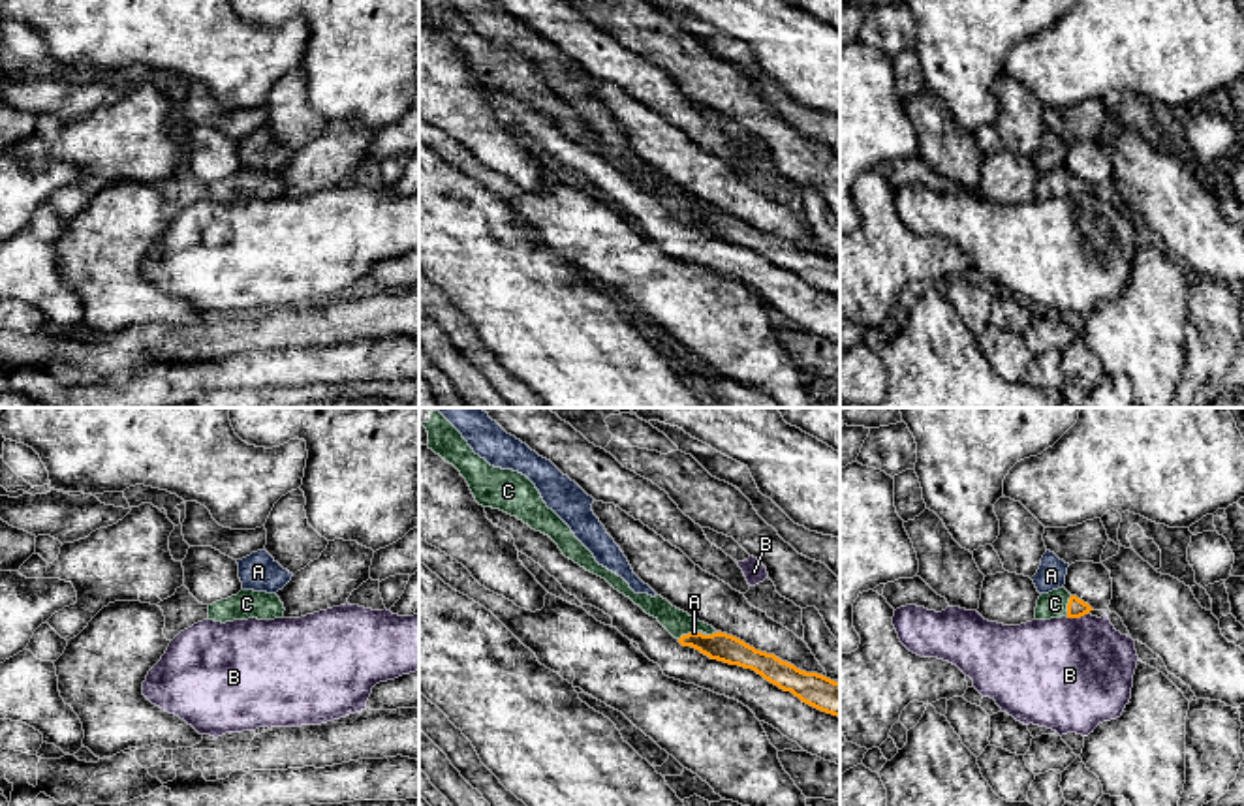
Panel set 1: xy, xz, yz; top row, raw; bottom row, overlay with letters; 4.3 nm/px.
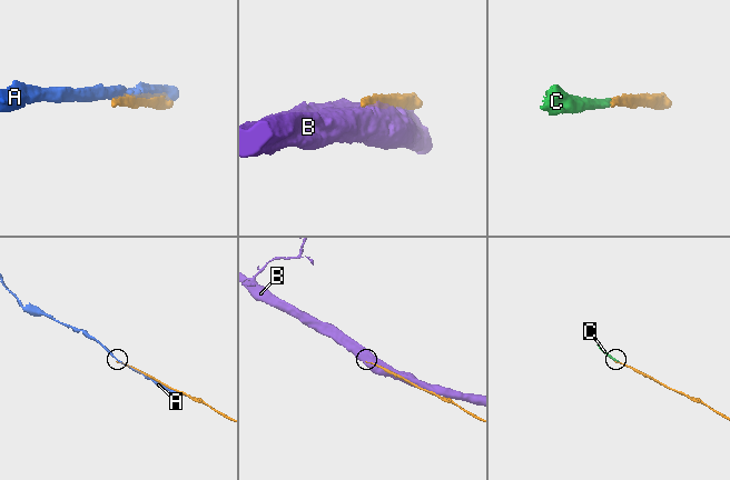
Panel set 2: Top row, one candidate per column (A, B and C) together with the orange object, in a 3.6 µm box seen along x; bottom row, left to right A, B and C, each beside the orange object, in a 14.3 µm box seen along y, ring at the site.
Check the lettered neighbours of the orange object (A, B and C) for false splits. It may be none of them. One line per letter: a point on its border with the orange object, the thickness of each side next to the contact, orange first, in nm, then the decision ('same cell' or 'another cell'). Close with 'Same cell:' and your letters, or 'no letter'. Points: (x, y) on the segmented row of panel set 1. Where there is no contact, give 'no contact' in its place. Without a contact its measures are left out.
A: contact xz (699, 634); calibres 120 and 20 nm; another cell
B: contact yz (1075, 617); calibres 80 and 480 nm; another cell
C: contact yz (1068, 605); calibres 80 and 110 nm; same cell
Same cell: C

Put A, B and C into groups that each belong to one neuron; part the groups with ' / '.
A / B / C

